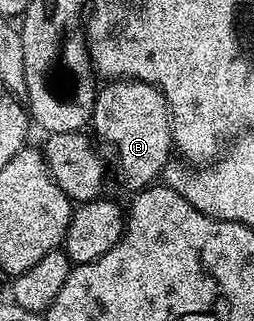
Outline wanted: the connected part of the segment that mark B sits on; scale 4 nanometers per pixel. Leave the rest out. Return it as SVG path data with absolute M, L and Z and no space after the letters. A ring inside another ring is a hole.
M114 79L112 81L106 82L104 86L98 90L97 96L95 97L95 101L93 102L93 117L91 120L91 128L93 127L92 134L95 136L97 134L96 142L98 144L106 143L107 146L113 150L113 163L111 159L111 171L117 174L117 179L122 183L123 186L126 187L129 191L138 191L138 193L144 192L146 188L150 185L156 184L158 180L162 178L163 172L170 162L171 152L174 150L173 146L173 121L169 118L169 106L167 105L167 101L165 100L165 94L158 89L158 87L153 87L150 83L144 83L143 81L139 81L138 79Z

